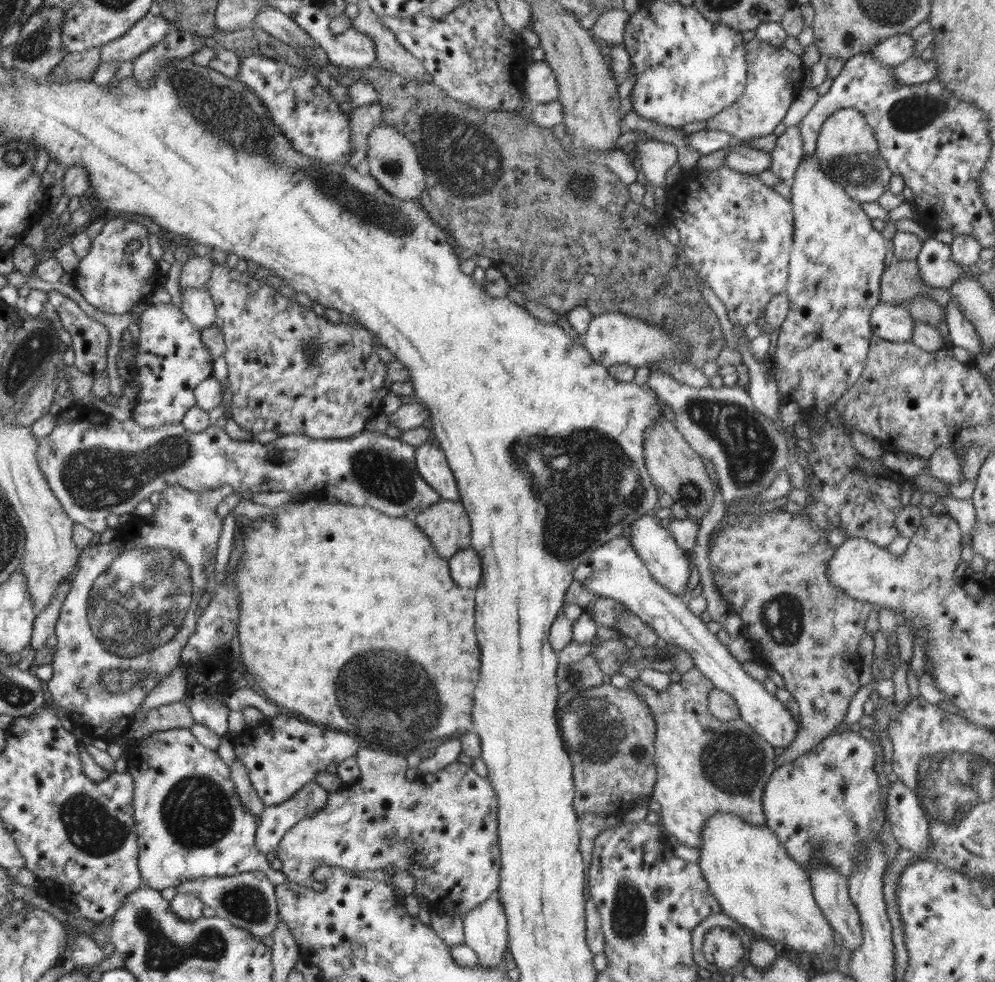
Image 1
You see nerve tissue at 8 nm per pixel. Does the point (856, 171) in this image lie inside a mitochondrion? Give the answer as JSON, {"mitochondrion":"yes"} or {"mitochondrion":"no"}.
{"mitochondrion":"yes"}

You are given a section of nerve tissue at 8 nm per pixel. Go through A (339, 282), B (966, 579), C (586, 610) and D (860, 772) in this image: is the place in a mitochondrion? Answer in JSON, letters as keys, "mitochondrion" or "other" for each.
{"A":"other","B":"other","C":"other","D":"other"}

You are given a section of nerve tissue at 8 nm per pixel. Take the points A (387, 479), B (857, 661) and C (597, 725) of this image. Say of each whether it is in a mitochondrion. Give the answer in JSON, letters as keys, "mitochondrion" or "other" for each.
{"A":"mitochondrion","B":"other","C":"mitochondrion"}

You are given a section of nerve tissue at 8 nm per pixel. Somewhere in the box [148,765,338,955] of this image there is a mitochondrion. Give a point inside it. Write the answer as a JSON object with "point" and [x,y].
{"point":[196,812]}

